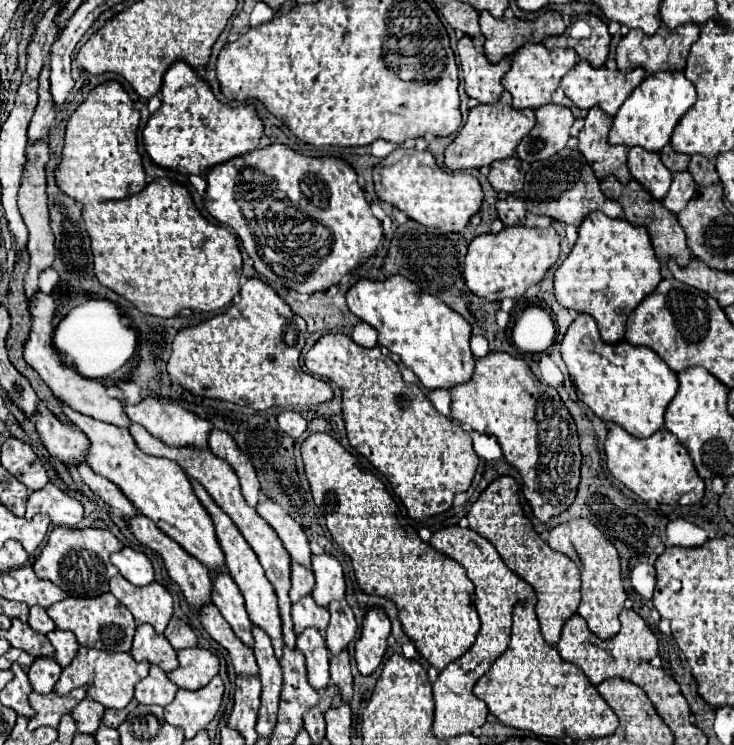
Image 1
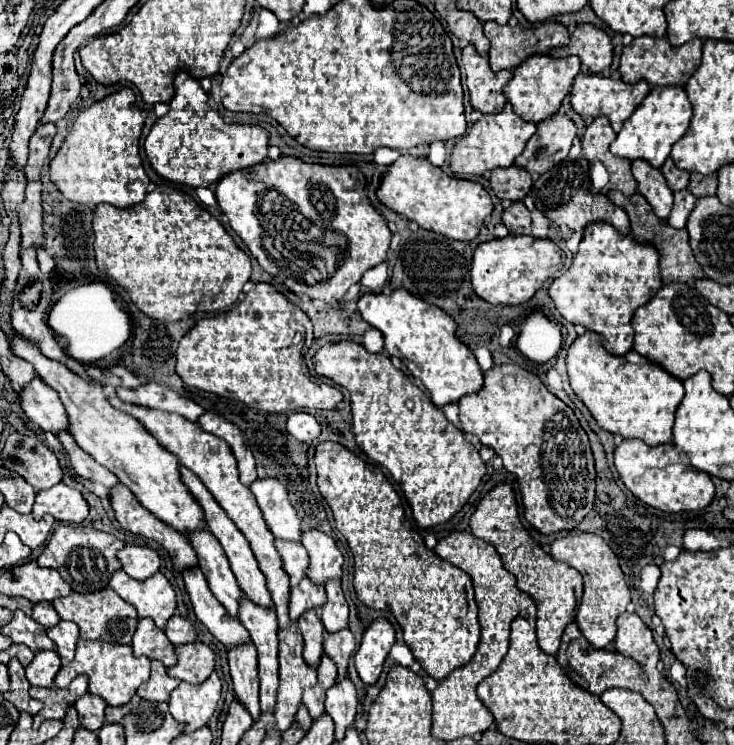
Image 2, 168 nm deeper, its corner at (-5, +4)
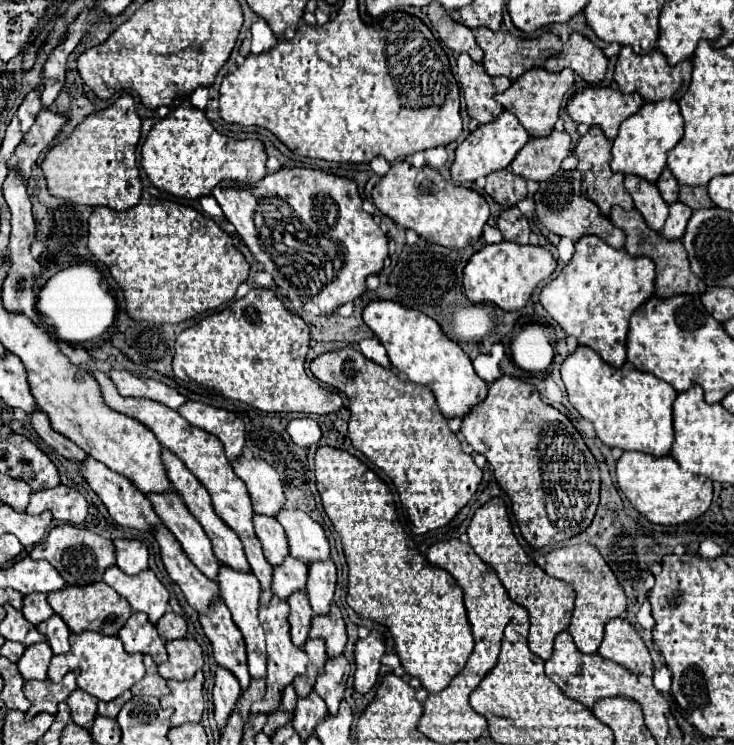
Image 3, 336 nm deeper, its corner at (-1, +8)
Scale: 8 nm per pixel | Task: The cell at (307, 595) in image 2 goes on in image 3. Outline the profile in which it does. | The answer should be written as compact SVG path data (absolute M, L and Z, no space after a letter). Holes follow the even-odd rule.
M287 557L283 565L275 567L273 593L279 595L279 599L287 601L295 591L305 589L307 589L307 565L303 561Z

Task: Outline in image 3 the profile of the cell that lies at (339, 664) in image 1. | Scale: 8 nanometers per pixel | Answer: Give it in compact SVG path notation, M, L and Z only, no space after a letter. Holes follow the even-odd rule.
M333 605L327 615L315 615L309 635L319 637L327 643L327 655L329 657L343 655L343 649L347 643L347 629L345 629L339 607Z

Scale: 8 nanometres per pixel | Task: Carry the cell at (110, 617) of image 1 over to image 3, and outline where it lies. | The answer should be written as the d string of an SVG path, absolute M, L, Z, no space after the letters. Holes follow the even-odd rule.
M103 581L85 585L85 587L65 587L65 589L49 593L47 599L49 599L49 605L53 607L53 611L67 623L67 627L73 633L95 631L101 635L117 635L119 629L125 625L125 621L131 617L129 603Z

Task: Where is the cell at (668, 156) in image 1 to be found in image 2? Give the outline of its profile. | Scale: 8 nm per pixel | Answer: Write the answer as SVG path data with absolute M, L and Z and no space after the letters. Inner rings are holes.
M667 159L667 163L661 167L661 173L663 177L667 179L667 185L673 189L673 191L681 191L687 187L689 183L689 173L687 171L679 171L673 163L673 159Z

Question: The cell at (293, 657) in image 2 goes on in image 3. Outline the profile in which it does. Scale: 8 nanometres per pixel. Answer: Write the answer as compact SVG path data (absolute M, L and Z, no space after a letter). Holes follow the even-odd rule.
M273 595L269 607L259 609L259 621L261 621L265 635L267 635L267 679L265 679L267 693L265 693L265 699L259 705L259 711L269 715L271 711L279 709L283 689L289 683L293 683L295 677L307 673L309 659L307 659L307 653L303 649L299 649L291 643L291 635L289 635L289 627L287 627L287 603L285 601L281 601L279 597Z

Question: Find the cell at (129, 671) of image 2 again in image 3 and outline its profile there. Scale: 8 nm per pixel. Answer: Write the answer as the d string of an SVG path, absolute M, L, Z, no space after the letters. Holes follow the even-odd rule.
M93 631L71 635L69 637L71 649L65 655L55 655L49 665L49 679L53 683L61 681L65 673L79 671L77 685L79 689L87 691L89 695L101 699L101 701L113 701L123 691L131 689L133 683L143 679L145 667L143 667L143 655L141 653L127 653L123 649L123 643L117 637L105 637L97 635Z

